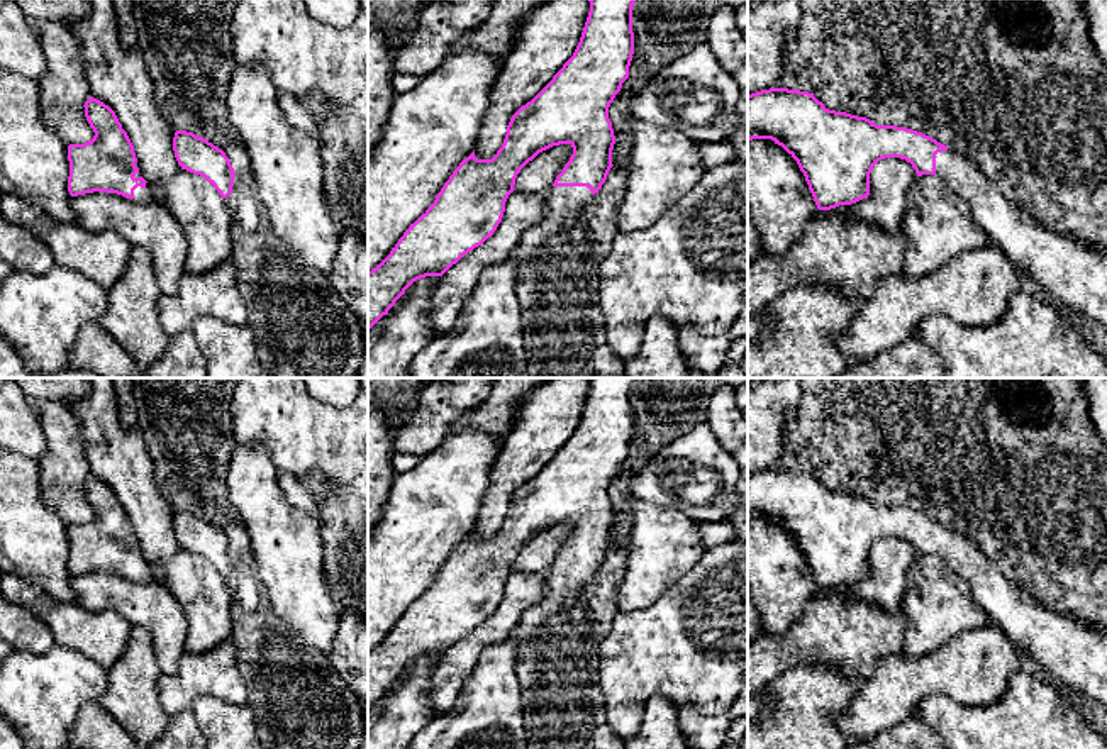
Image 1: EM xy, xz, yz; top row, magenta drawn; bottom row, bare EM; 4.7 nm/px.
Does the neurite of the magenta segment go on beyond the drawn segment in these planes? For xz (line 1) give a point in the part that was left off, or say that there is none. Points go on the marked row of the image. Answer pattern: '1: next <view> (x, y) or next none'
1: next xz (563, 204)

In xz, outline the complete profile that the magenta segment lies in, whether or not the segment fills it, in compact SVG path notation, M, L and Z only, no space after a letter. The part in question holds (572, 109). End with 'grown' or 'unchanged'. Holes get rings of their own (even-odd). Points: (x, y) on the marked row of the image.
M588 0L590 12L573 56L553 80L510 119L502 147L492 159L476 159L475 151L459 163L434 203L403 232L390 254L368 271L368 332L388 313L417 280L442 276L464 254L493 236L515 190L520 169L539 153L570 144L573 154L544 198L544 217L526 230L512 259L517 268L529 261L551 237L568 230L581 208L607 180L615 136L609 107L629 78L634 54L632 5L636 0Z; grown

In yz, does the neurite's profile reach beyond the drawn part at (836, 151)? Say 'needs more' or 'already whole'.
needs more

